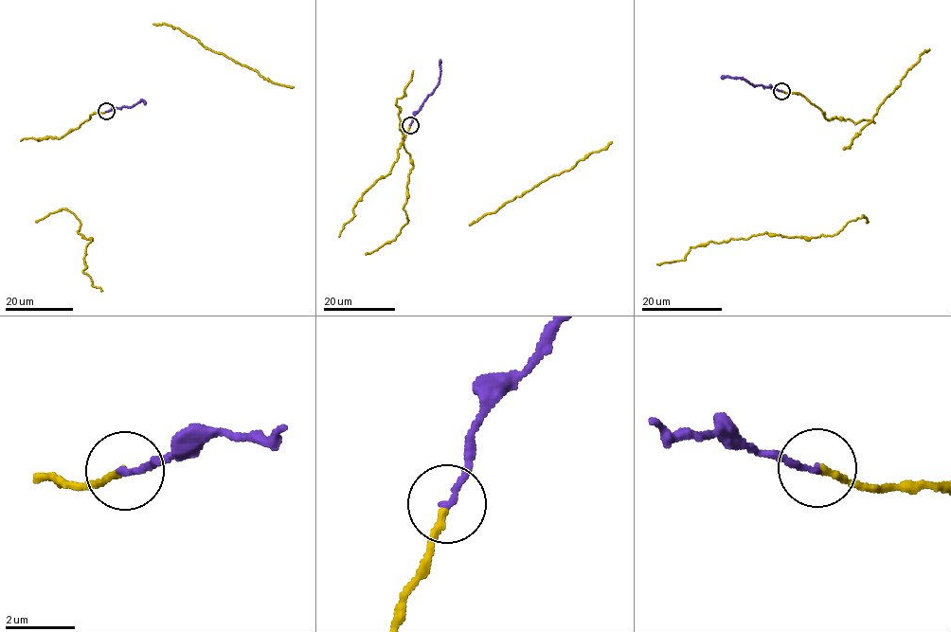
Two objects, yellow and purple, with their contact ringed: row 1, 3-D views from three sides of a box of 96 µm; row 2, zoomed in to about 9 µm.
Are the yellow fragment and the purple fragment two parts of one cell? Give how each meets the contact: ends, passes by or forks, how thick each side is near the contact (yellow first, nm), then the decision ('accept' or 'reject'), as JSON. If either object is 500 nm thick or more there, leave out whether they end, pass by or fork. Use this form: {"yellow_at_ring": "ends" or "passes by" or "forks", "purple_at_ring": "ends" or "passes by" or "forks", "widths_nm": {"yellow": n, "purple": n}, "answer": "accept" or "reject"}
{"yellow_at_ring": "ends", "purple_at_ring": "ends", "widths_nm": {"yellow": 200, "purple": 170}, "answer": "accept"}

